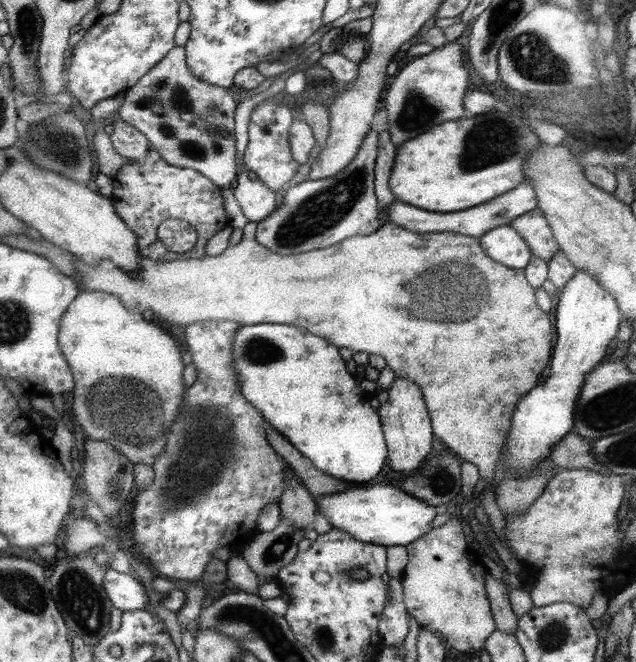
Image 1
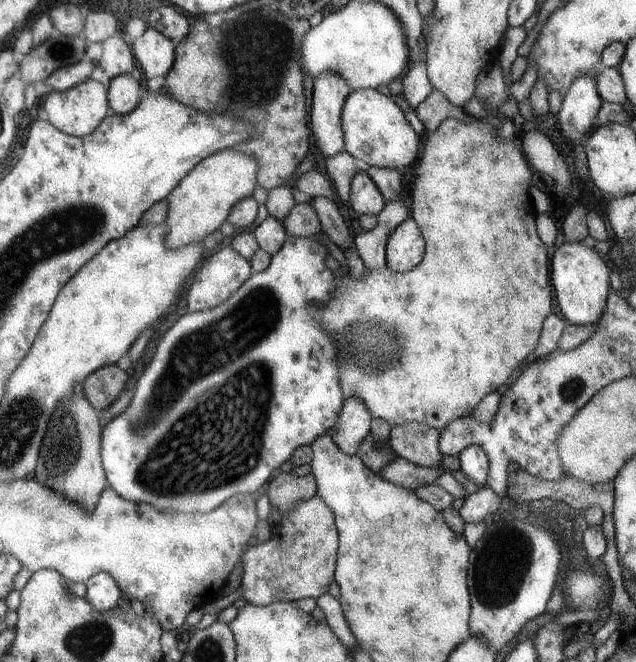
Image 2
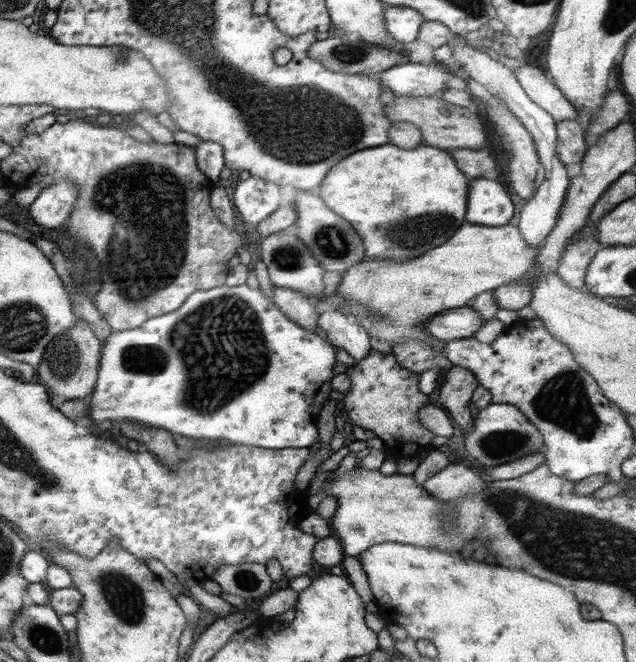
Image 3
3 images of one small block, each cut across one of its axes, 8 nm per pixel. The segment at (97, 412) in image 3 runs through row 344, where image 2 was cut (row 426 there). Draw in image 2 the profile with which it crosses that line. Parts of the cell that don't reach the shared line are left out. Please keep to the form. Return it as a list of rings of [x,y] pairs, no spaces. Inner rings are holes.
[[[322,231],[307,238],[287,236],[281,248],[270,256],[267,268],[251,273],[227,300],[206,311],[183,314],[161,336],[151,361],[136,381],[133,397],[119,414],[100,429],[100,457],[106,484],[119,496],[136,503],[147,503],[164,511],[206,513],[234,494],[255,495],[255,490],[266,482],[275,468],[289,459],[295,448],[303,444],[309,445],[317,436],[332,428],[344,400],[340,389],[338,362],[335,362],[337,348],[329,338],[330,333],[321,330],[318,320],[311,316],[311,312],[317,306],[325,304],[336,289],[333,272],[323,263],[328,251],[318,239],[320,232]]]

